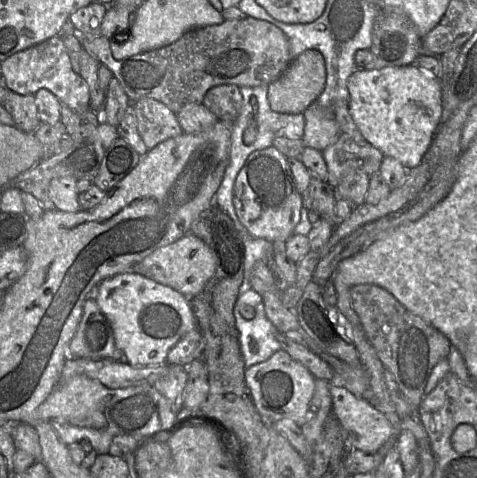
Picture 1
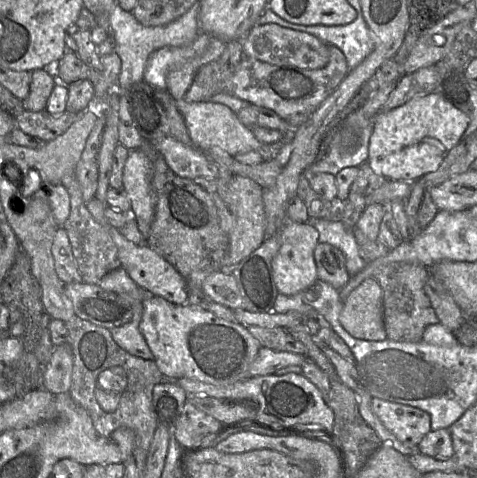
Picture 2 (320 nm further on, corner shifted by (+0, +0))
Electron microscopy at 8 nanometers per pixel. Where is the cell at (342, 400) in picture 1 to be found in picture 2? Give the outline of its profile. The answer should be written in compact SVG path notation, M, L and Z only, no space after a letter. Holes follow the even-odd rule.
M372 398L371 407L387 430L406 446L417 446L431 431L430 415L413 406Z

